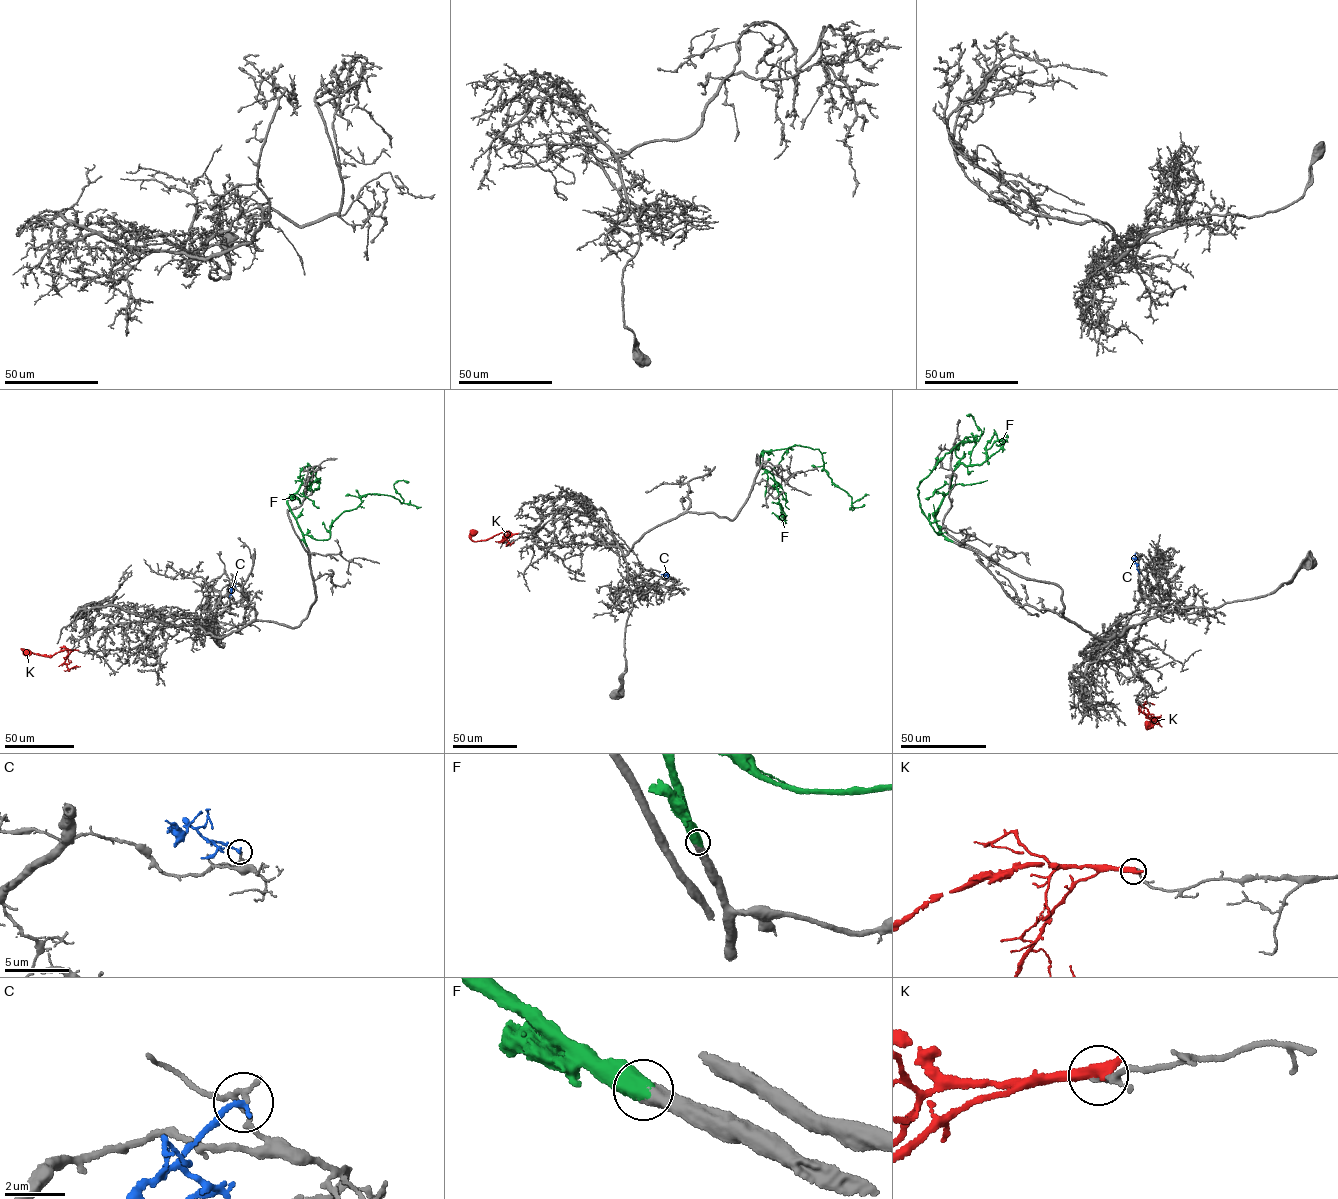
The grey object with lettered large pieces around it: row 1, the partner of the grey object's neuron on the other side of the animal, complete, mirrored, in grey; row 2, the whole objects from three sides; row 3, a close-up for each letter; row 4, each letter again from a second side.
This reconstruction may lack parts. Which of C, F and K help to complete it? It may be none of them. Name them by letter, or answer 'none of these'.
F

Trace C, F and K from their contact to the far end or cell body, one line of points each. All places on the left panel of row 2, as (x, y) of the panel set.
C: (236, 582), (231, 586), (230, 597)
F: (306, 545), (304, 534), (328, 539), (333, 521), (369, 493), (403, 502), (394, 484), (408, 482)
K: (78, 650), (68, 649), (49, 656), (24, 650), (31, 654)

